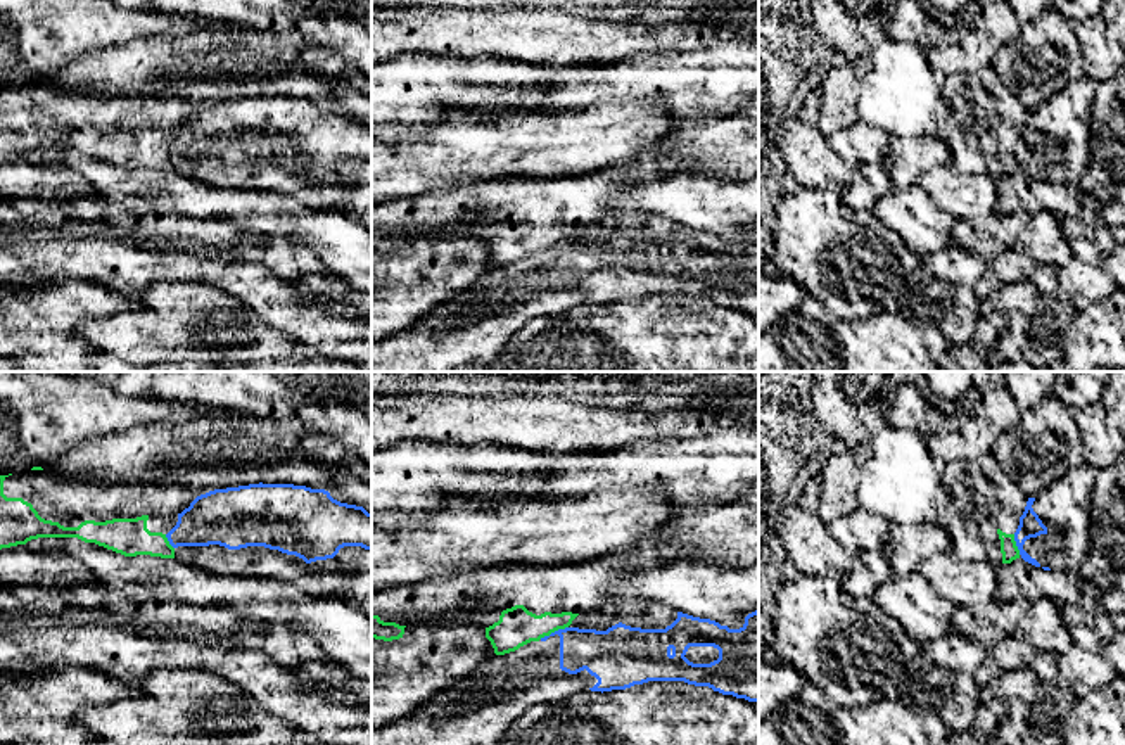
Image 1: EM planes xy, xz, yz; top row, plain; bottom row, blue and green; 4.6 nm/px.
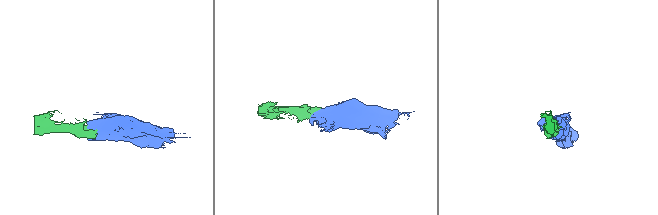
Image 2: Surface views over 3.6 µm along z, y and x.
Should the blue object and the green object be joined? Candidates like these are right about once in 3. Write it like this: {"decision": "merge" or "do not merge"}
{"decision": "do not merge"}

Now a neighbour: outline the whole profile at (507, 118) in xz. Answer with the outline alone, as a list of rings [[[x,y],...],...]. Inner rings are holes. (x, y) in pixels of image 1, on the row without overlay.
[[[662,104],[594,105],[544,114],[512,109],[496,118],[448,112],[442,121],[372,126],[372,206],[430,190],[451,190],[494,178],[582,176],[624,166],[643,152],[660,152],[660,140],[677,126]]]

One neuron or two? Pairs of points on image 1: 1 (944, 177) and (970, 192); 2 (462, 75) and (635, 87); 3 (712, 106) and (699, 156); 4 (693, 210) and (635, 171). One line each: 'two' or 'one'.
1: one
2: one
3: two
4: two

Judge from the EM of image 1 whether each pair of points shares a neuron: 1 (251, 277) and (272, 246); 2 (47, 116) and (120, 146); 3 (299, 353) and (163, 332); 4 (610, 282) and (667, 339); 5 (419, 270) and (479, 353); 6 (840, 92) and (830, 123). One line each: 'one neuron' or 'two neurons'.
1: two neurons
2: one neuron
3: one neuron
4: two neurons
5: two neurons
6: one neuron

